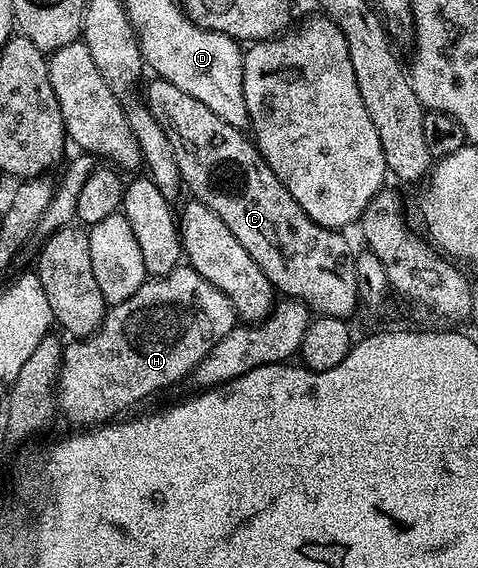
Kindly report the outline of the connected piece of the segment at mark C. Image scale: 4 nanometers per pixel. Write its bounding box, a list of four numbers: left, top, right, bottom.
[144,77,358,319]

